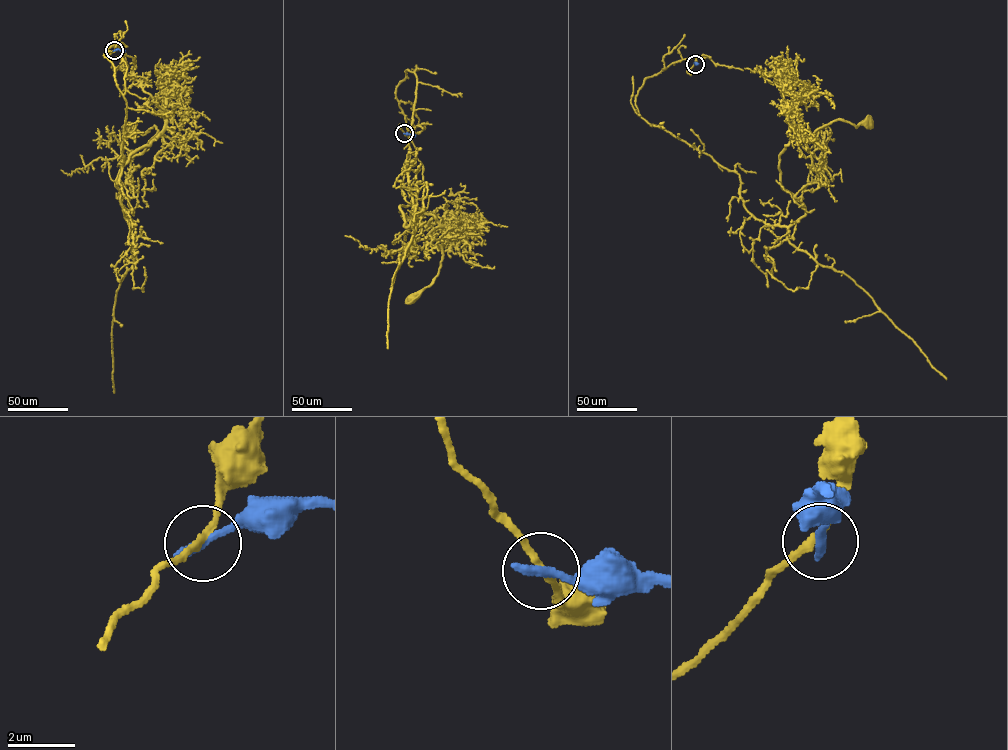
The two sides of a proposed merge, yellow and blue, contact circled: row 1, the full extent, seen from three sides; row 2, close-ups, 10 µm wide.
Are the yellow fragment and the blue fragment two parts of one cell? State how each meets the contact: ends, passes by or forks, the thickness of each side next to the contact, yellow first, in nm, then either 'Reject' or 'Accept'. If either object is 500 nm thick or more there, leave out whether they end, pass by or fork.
At the ring yellow passes by. At the ring blue ends. Thickness 200 nm (yellow) against 320 nm. Reject

